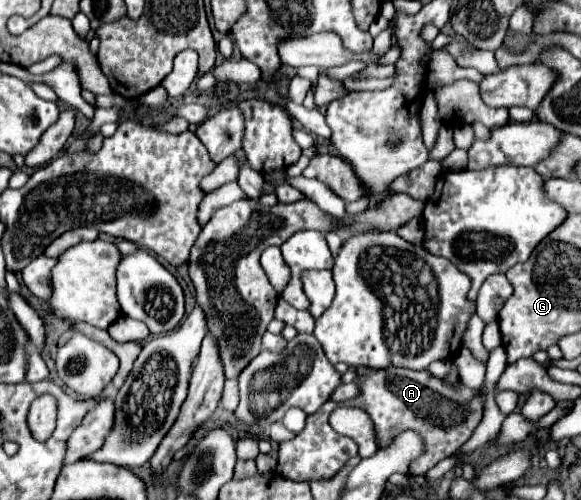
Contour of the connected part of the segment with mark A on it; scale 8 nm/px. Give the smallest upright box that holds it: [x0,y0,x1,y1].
[347,368,483,474]

